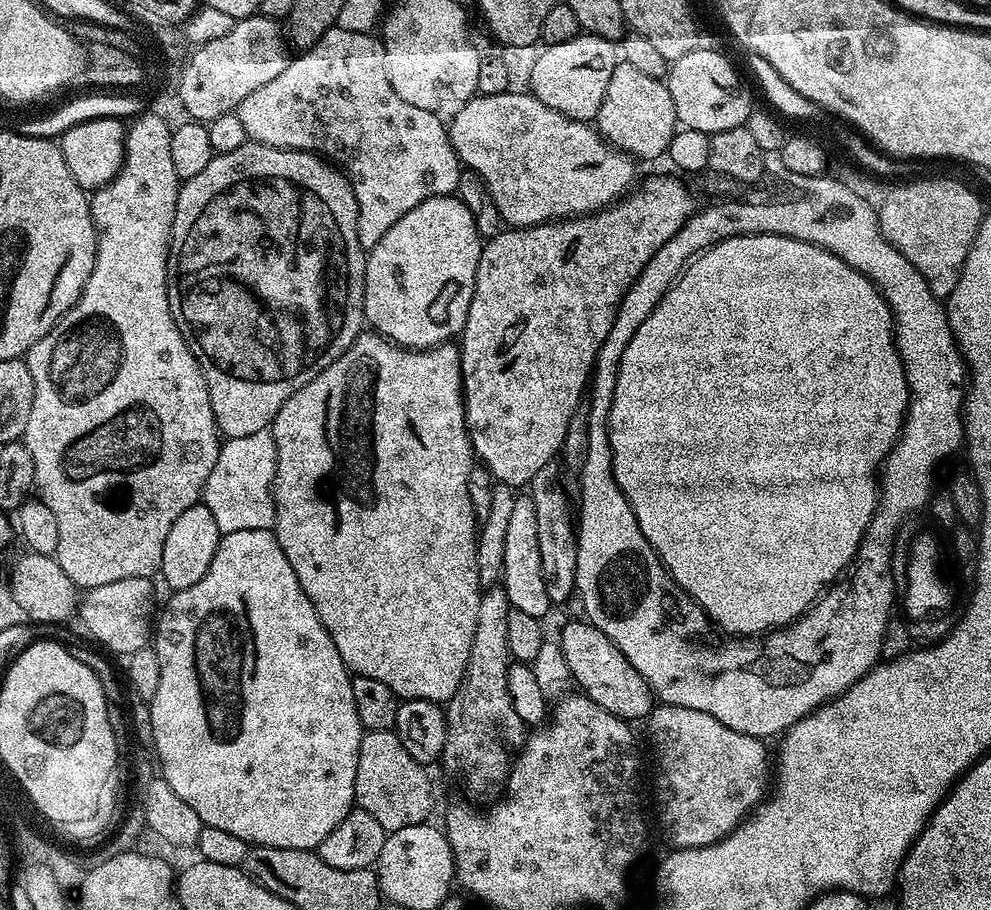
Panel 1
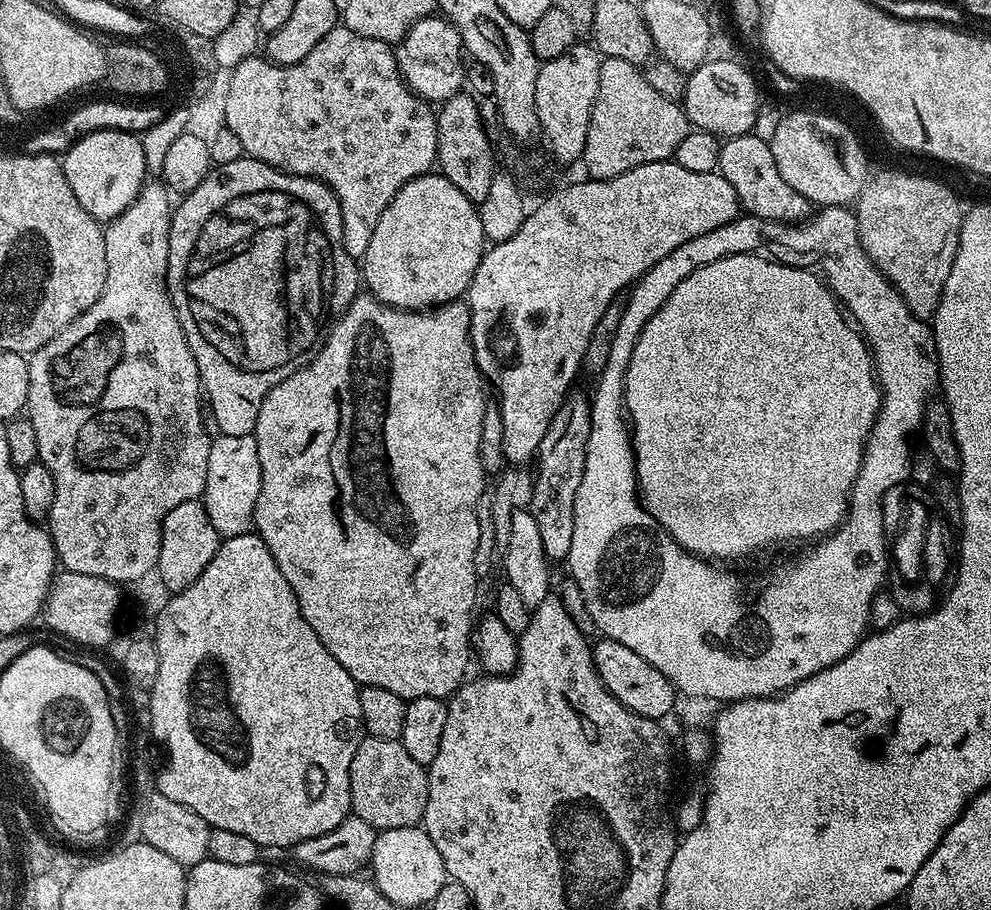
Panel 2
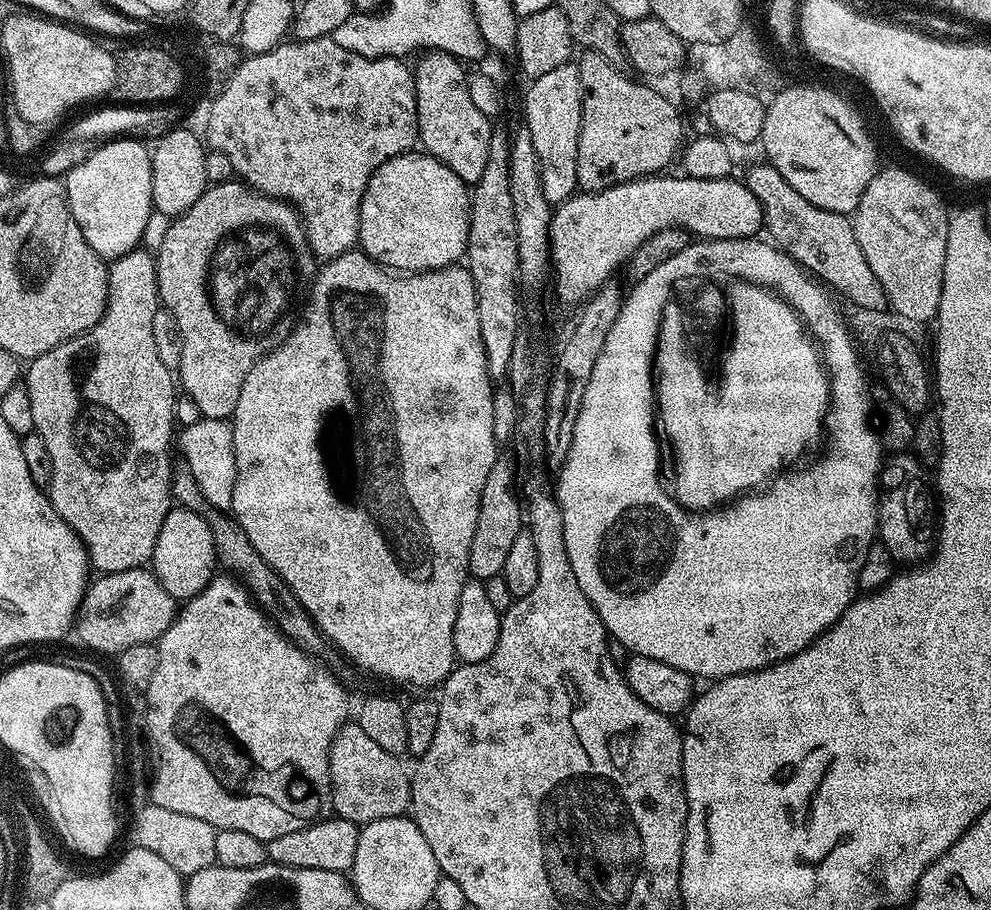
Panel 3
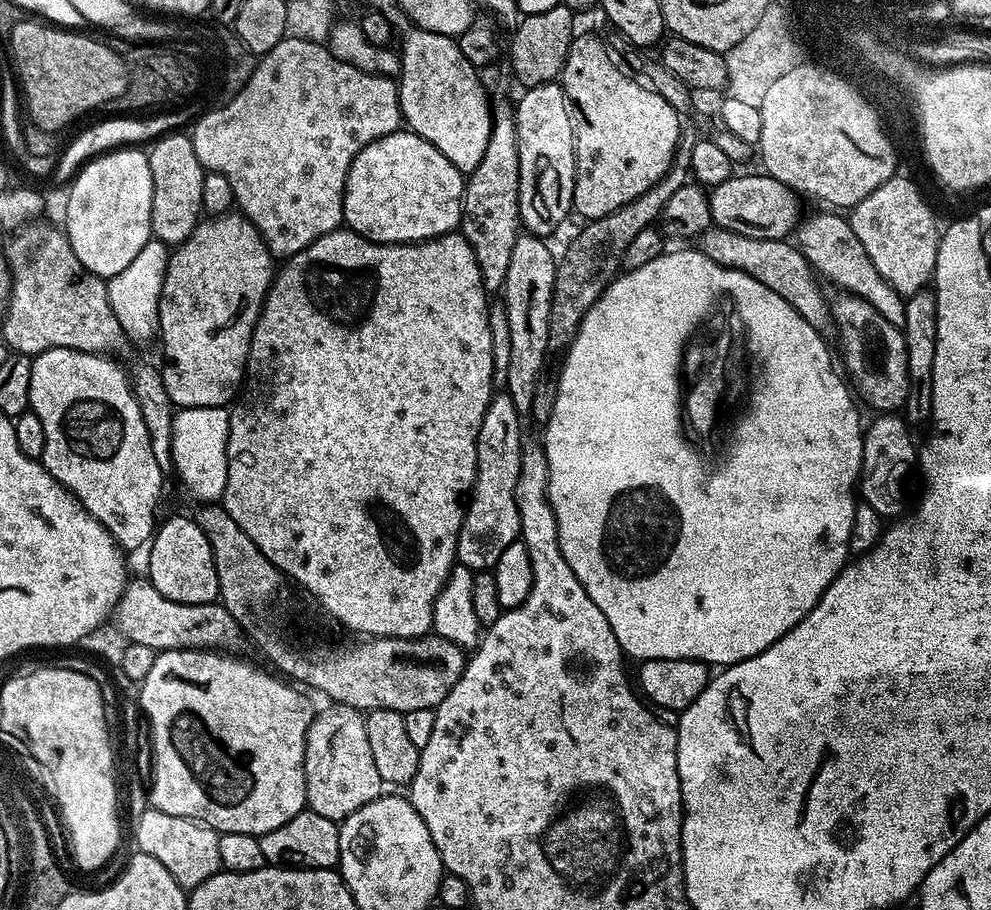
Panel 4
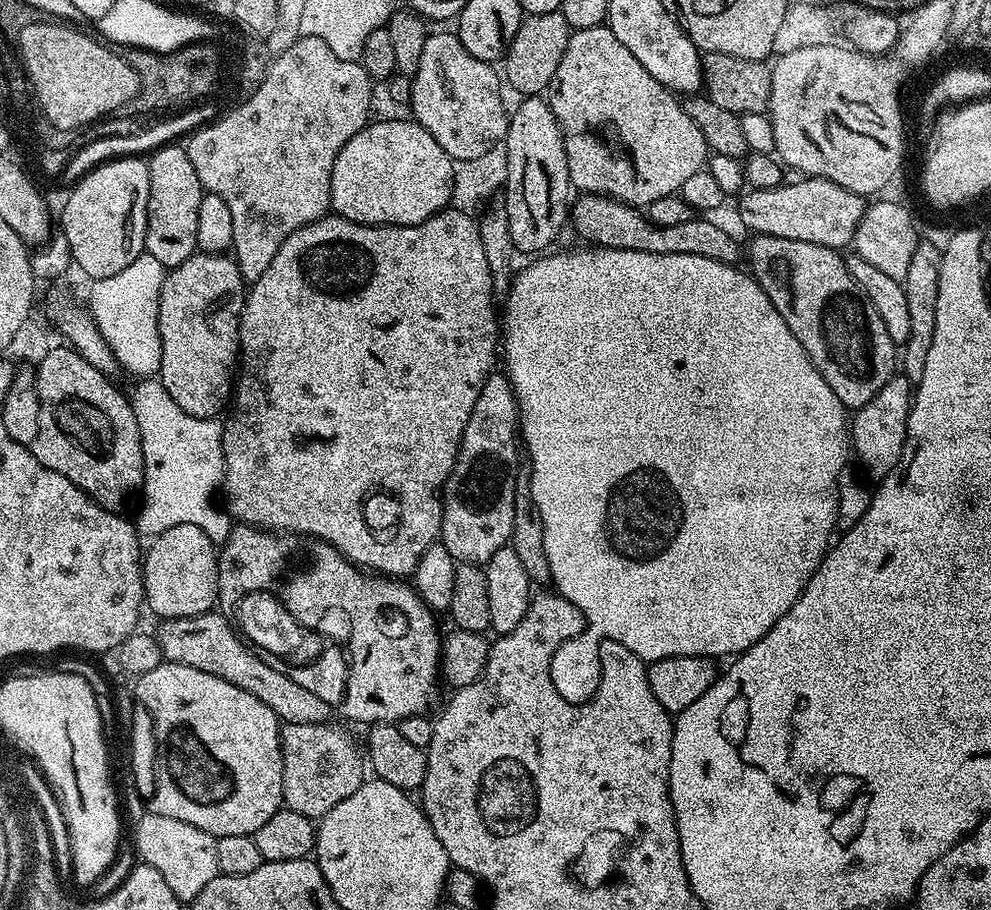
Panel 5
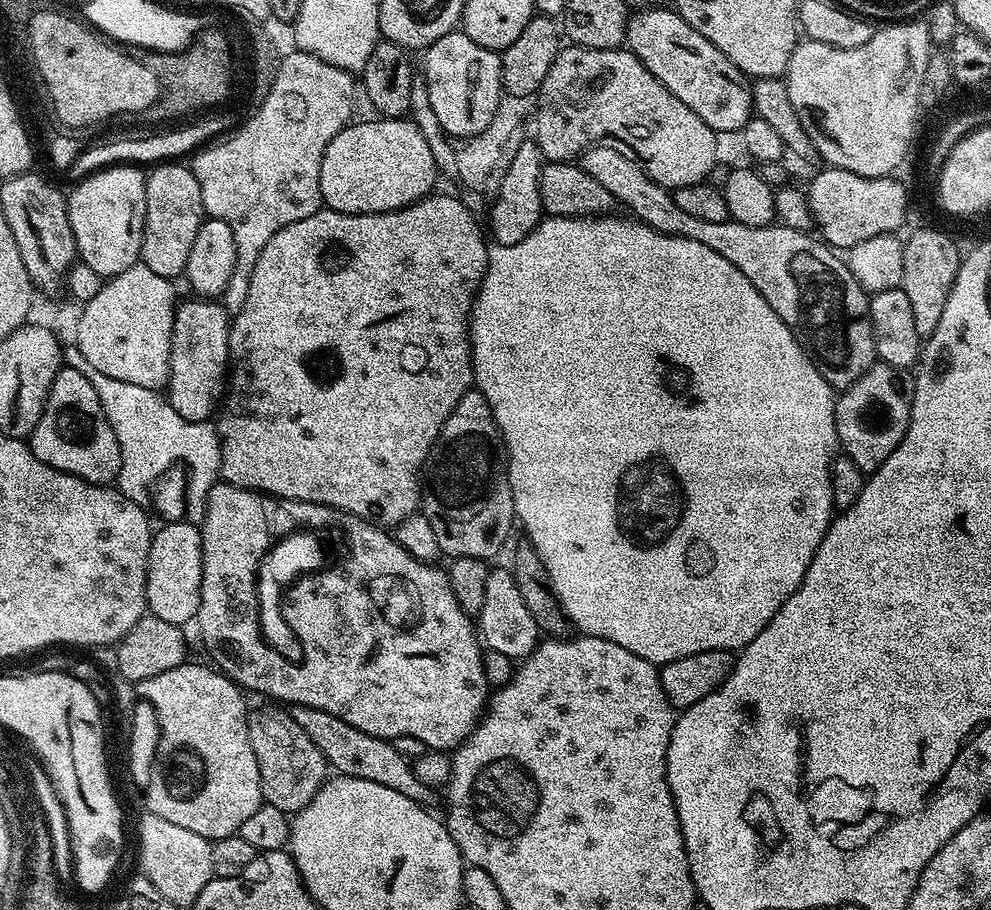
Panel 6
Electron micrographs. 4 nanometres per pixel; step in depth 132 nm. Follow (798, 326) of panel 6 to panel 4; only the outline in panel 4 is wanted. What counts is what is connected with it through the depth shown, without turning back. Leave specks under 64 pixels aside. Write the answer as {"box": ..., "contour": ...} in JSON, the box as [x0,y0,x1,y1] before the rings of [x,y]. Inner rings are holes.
{"box":[831,294,910,413],"contour":[[[840,294],[837,300],[831,301],[831,311],[839,332],[838,340],[844,343],[844,364],[856,379],[855,391],[860,391],[877,408],[877,413],[899,413],[910,386],[903,331],[886,322],[863,296]]]}

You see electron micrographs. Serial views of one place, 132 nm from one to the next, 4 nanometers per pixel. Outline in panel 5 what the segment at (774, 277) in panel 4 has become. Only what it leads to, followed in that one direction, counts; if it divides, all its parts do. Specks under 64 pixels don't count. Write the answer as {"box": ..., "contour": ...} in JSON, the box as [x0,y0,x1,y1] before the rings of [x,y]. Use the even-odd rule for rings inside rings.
{"box":[570,193,742,264],"contour":[[[583,193],[573,201],[570,210],[570,224],[573,224],[578,235],[582,236],[587,243],[595,247],[632,249],[635,252],[644,253],[670,253],[670,254],[698,254],[700,257],[714,258],[715,261],[722,261],[724,264],[737,263],[737,259],[742,256],[740,248],[735,238],[722,227],[710,220],[704,220],[702,216],[693,216],[689,222],[680,222],[677,225],[658,227],[648,219],[647,215],[639,208],[630,204],[624,204],[620,200],[615,200],[611,196],[594,195]]]}

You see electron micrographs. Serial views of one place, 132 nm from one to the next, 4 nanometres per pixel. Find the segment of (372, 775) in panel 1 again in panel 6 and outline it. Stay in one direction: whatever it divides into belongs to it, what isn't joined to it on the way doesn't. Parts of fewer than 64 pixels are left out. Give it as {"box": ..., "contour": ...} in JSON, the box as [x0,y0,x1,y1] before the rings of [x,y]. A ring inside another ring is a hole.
{"box":[249,706,330,814],"contour":[[[280,706],[272,707],[276,708],[260,708],[257,712],[255,709],[249,715],[250,746],[254,746],[254,758],[258,758],[264,803],[295,814],[308,805],[314,794],[318,794],[329,775],[330,764],[324,759],[322,750],[318,750],[318,746],[306,738],[302,726],[294,722],[291,711]]]}

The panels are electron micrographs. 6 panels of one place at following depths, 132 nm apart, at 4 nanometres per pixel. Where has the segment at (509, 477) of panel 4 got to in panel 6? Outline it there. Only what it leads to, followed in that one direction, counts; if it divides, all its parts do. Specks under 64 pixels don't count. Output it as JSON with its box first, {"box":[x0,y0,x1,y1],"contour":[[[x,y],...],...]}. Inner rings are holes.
{"box":[420,386,516,561],"contour":[[[474,386],[462,394],[462,398],[458,398],[458,406],[454,406],[450,418],[446,418],[438,438],[432,444],[422,473],[420,508],[430,526],[434,526],[441,553],[448,558],[465,556],[491,561],[492,556],[503,550],[512,532],[512,524],[514,528],[516,511],[508,477],[508,451],[498,430],[498,422],[494,422],[490,402],[486,402],[486,398]]]}

